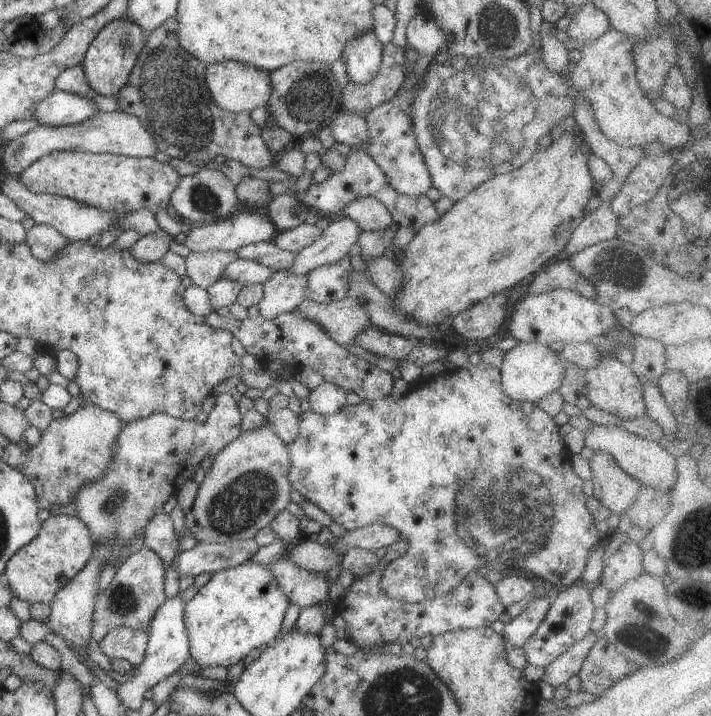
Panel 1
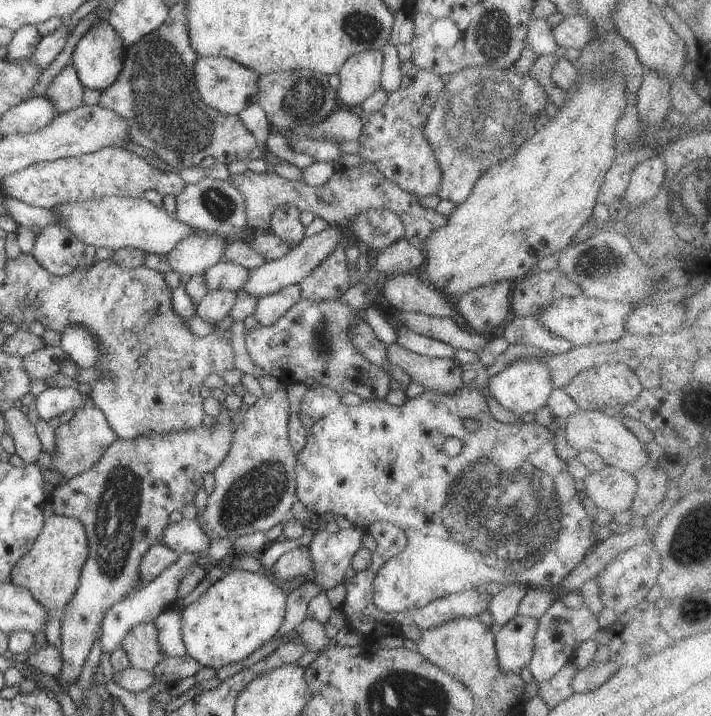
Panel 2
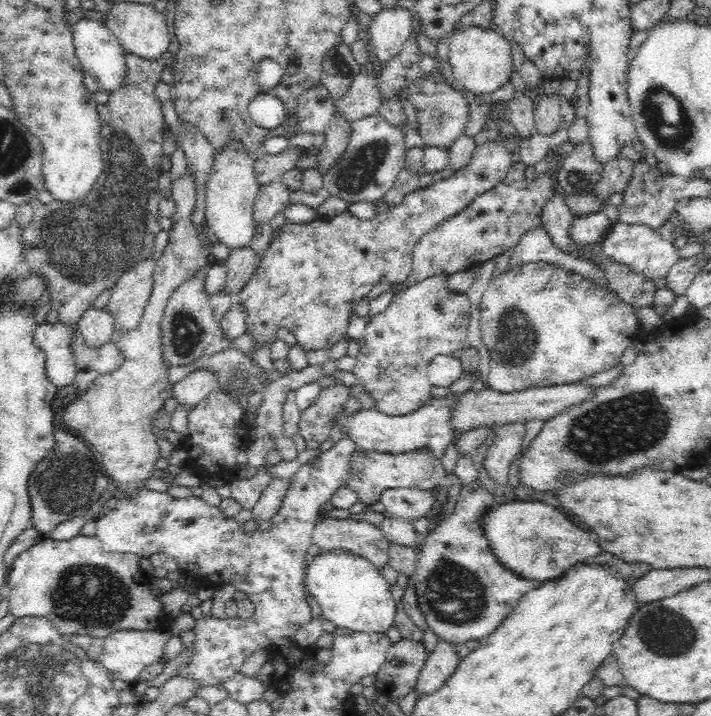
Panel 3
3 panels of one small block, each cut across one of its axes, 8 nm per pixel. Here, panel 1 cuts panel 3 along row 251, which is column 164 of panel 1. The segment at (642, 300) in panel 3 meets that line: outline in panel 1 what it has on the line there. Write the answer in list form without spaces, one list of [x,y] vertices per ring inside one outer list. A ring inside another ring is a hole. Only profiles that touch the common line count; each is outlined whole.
[[[146,546],[128,556],[117,569],[107,588],[100,594],[96,594],[91,639],[99,643],[109,630],[119,626],[130,627],[134,630],[149,630],[152,618],[156,616],[158,608],[167,599],[164,594],[164,574],[167,570],[168,567],[162,558]]]

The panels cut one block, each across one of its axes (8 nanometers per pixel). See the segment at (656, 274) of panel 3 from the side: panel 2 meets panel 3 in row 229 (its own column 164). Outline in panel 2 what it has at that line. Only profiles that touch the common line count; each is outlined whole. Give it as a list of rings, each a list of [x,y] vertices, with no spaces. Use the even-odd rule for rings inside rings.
[[[180,599],[166,610],[162,610],[154,618],[154,626],[158,628],[158,646],[160,652],[167,657],[187,655],[182,640],[182,609]]]

